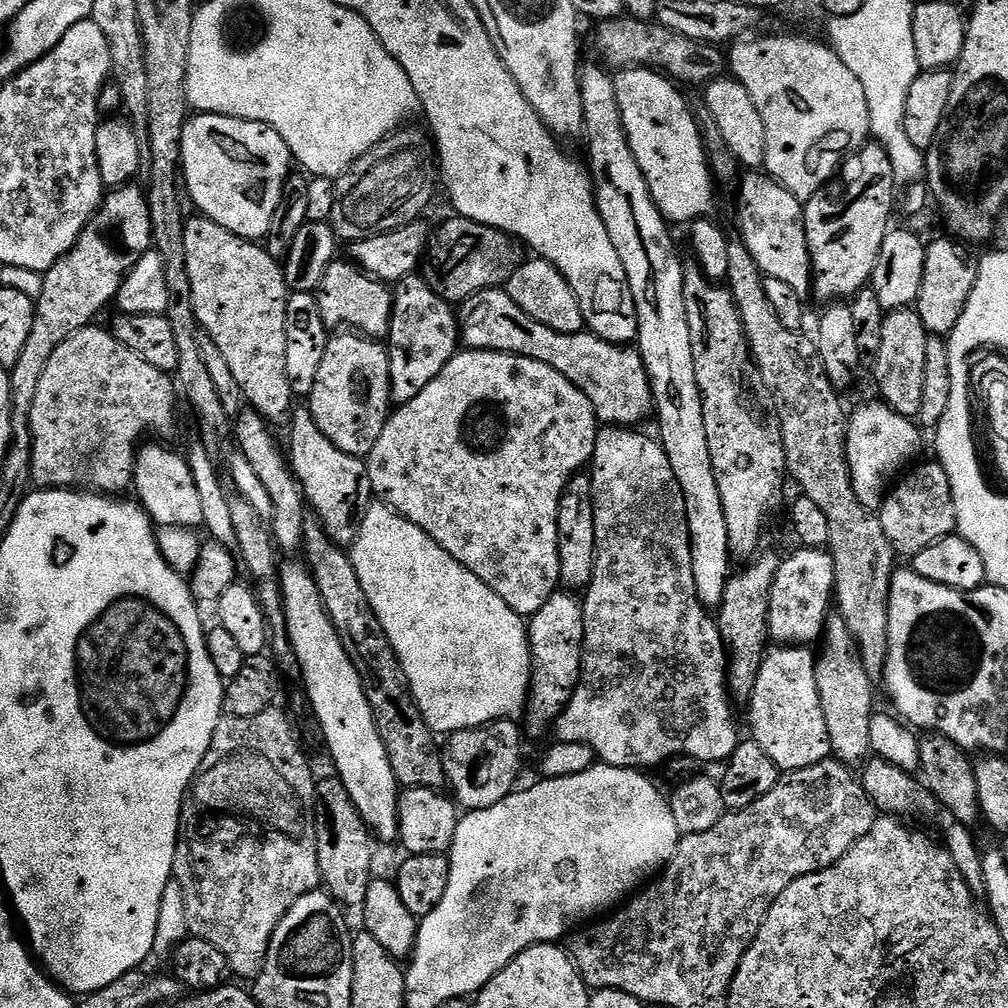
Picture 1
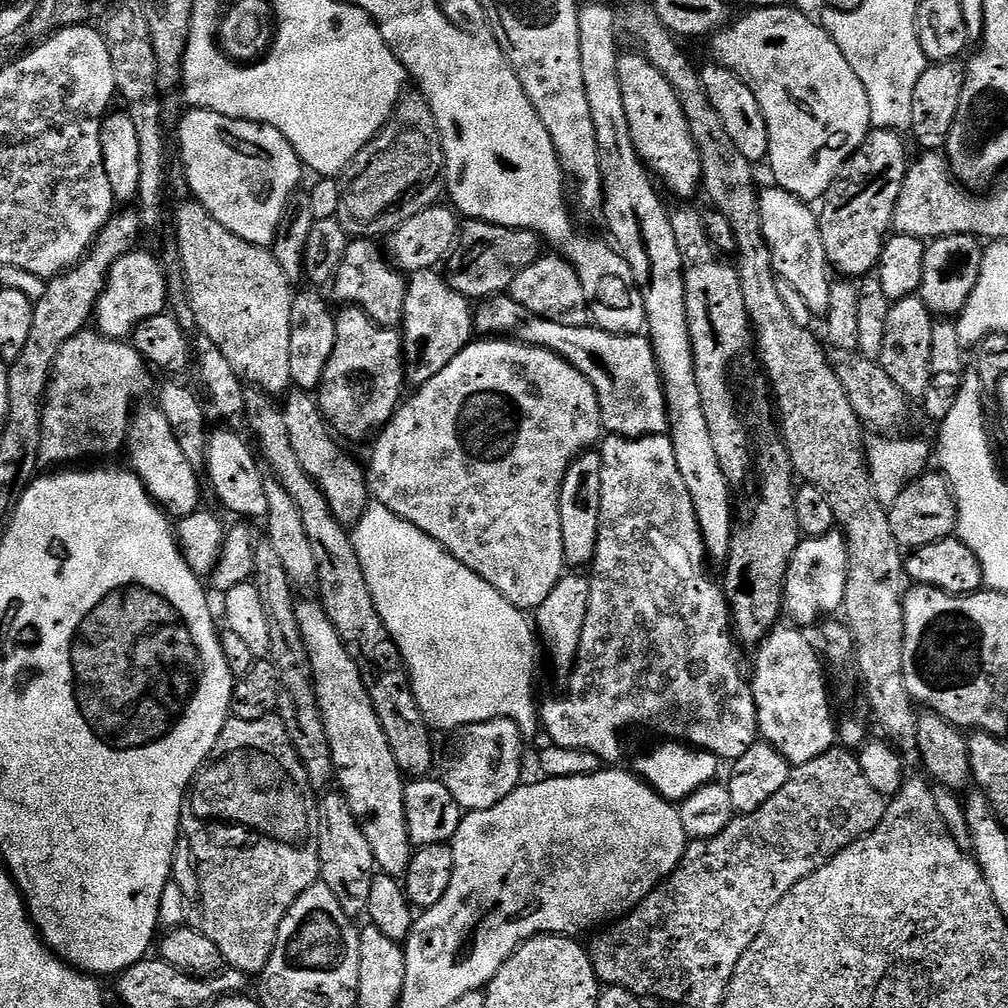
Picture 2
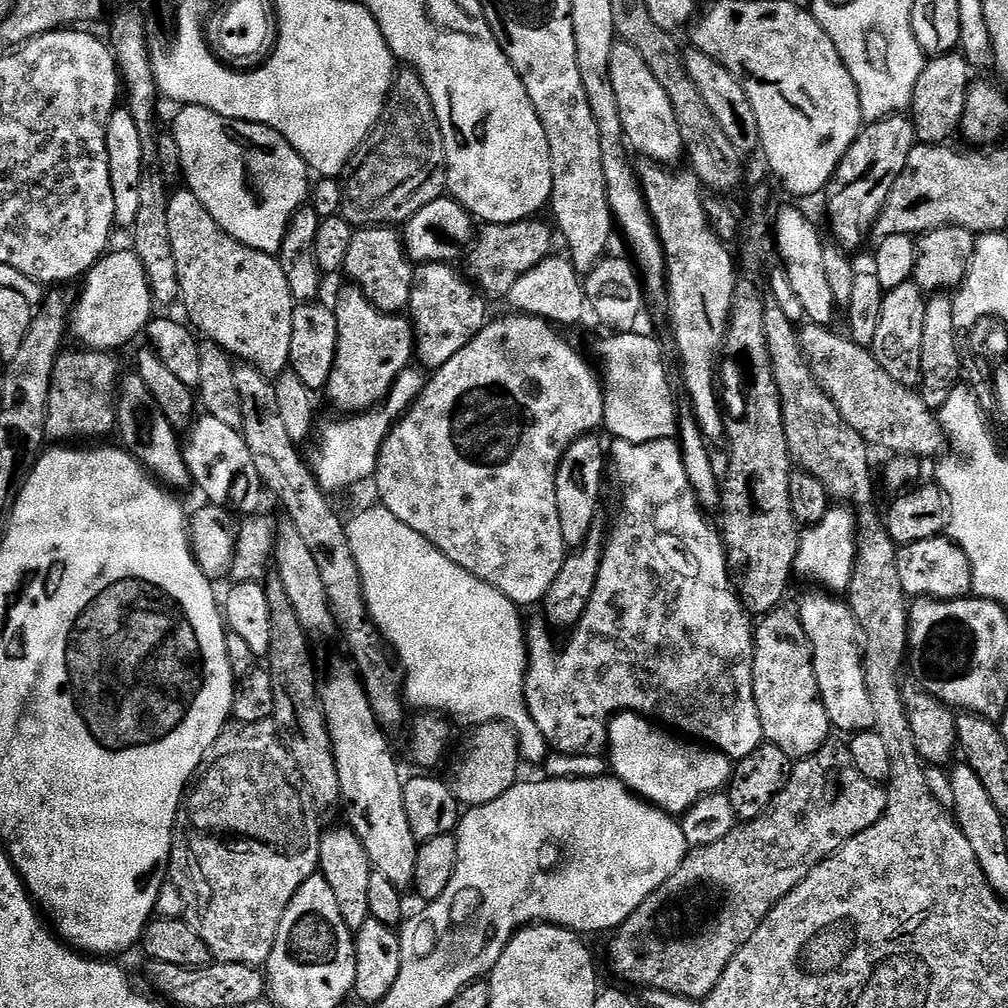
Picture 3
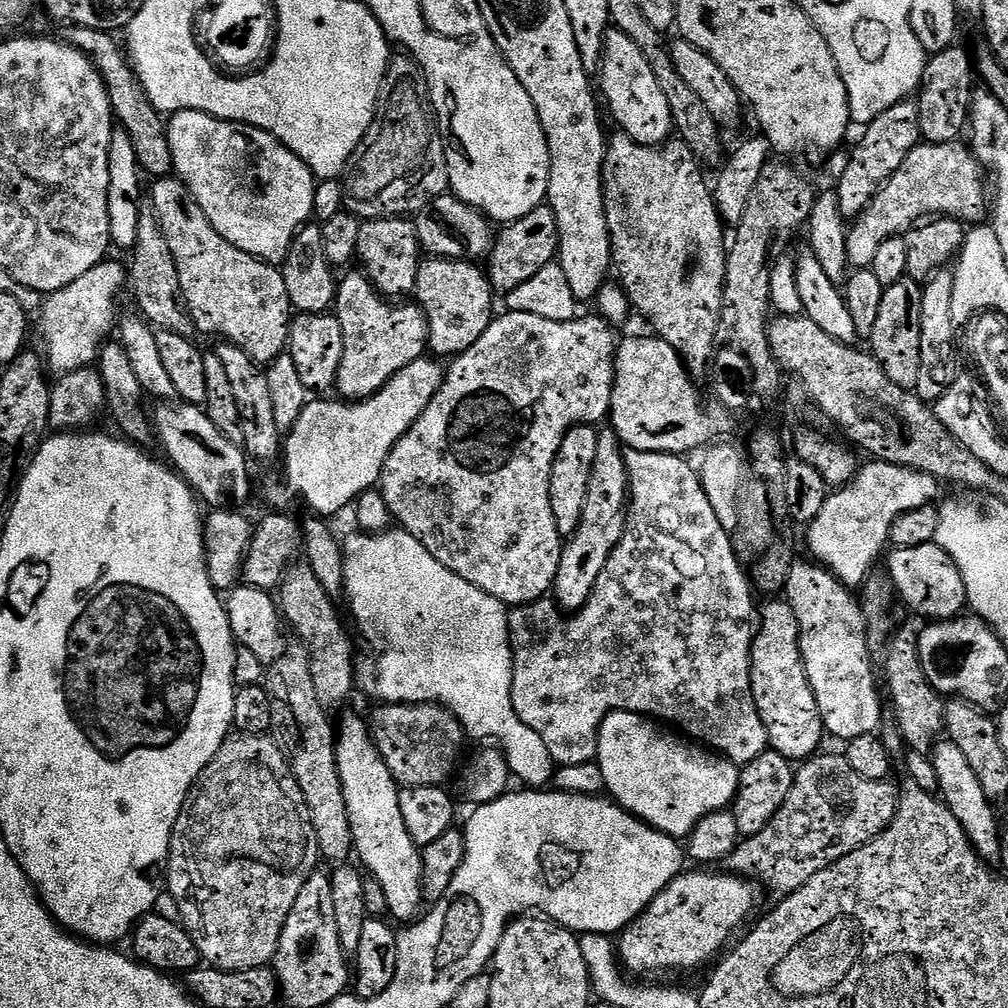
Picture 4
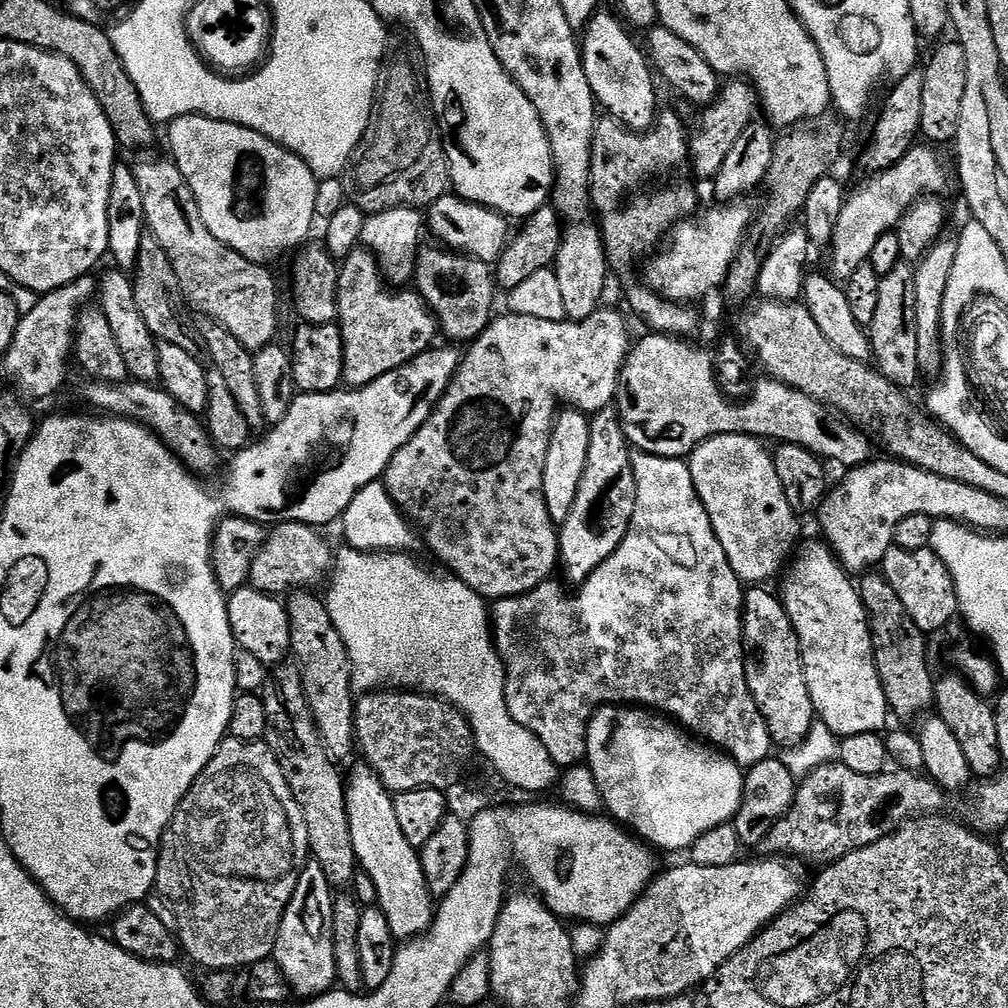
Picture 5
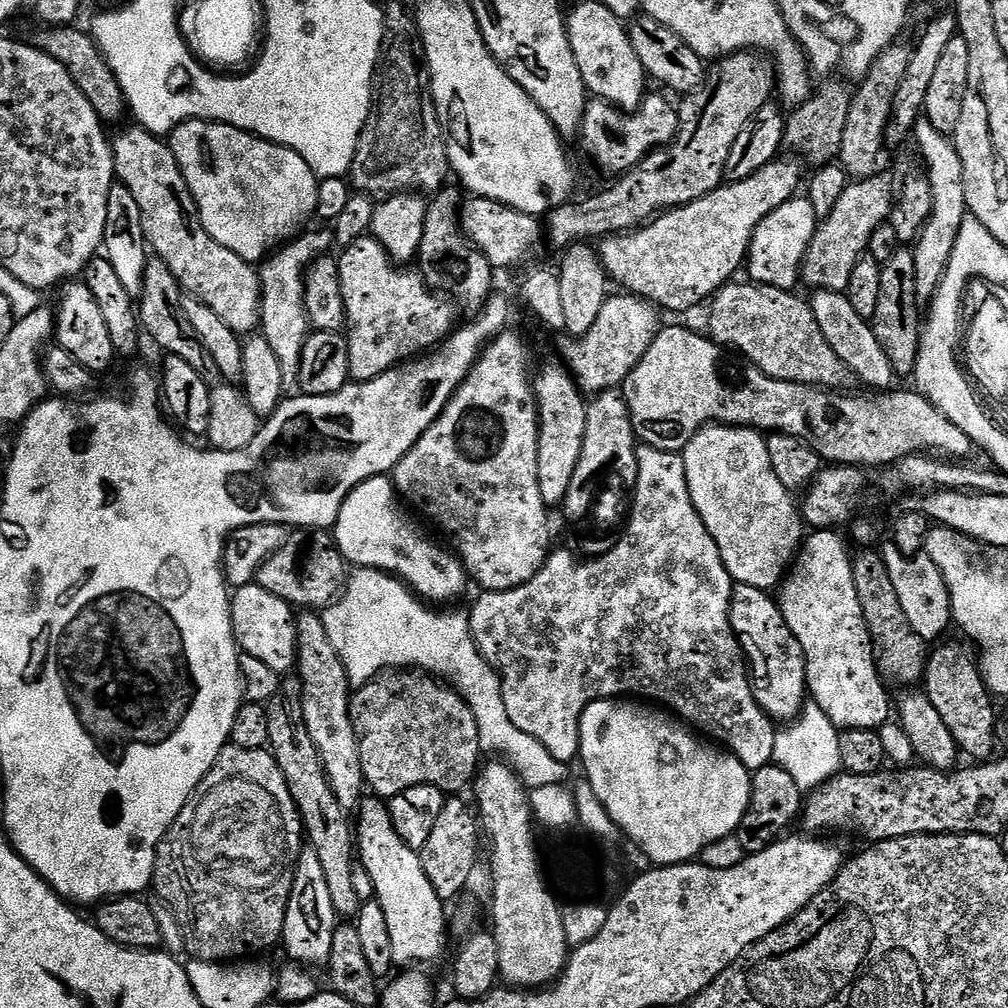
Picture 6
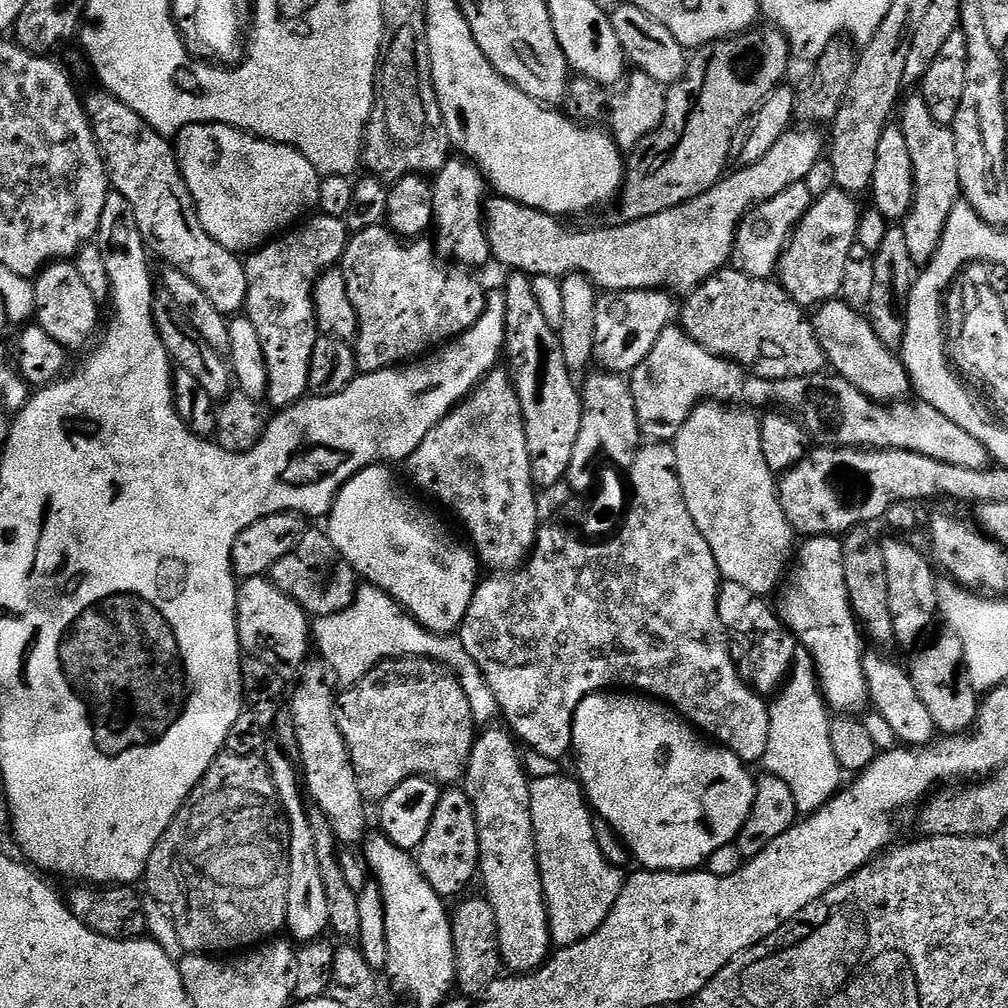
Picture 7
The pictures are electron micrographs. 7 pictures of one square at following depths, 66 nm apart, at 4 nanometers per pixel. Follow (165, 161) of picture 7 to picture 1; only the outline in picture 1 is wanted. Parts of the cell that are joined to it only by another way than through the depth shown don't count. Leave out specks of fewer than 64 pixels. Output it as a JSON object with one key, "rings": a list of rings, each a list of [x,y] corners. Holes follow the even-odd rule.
{"rings":[[[196,214],[193,220],[191,217],[184,229],[186,266],[194,294],[192,312],[196,315],[197,325],[216,343],[222,358],[226,358],[230,374],[234,374],[234,382],[238,382],[243,399],[266,421],[273,425],[287,425],[294,411],[294,397],[290,378],[286,374],[286,306],[290,291],[284,280],[281,261],[274,259],[267,247],[243,240],[203,214]]]}

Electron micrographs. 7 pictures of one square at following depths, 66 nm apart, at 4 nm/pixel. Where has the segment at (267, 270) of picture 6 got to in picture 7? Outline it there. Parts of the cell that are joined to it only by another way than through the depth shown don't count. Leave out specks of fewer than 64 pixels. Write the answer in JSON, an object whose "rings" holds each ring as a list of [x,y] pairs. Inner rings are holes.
{"rings":[[[316,214],[297,223],[291,230],[269,240],[244,260],[248,283],[248,297],[244,305],[250,322],[254,322],[254,326],[258,329],[258,338],[262,338],[262,354],[266,354],[268,371],[266,400],[269,405],[273,404],[273,409],[283,410],[309,395],[310,358],[314,354],[318,335],[312,291],[318,278],[327,268],[339,265],[343,261],[349,239],[349,230],[341,217]]]}

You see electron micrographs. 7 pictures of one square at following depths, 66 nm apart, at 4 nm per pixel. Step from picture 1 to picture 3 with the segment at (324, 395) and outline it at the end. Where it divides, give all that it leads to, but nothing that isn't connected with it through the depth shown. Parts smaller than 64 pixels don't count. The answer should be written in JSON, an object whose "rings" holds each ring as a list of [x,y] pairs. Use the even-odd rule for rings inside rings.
{"rings":[[[347,286],[336,296],[336,304],[334,303],[334,311],[336,313],[336,321],[338,322],[338,350],[334,354],[334,370],[330,370],[330,378],[328,379],[328,387],[326,395],[328,400],[336,408],[341,408],[344,414],[359,414],[366,412],[370,408],[383,405],[384,399],[388,397],[388,391],[392,388],[393,382],[398,378],[398,374],[402,374],[413,363],[414,349],[416,347],[416,337],[412,334],[412,321],[407,315],[397,314],[395,312],[383,312],[373,306],[369,300],[364,297],[362,290],[355,286]]]}

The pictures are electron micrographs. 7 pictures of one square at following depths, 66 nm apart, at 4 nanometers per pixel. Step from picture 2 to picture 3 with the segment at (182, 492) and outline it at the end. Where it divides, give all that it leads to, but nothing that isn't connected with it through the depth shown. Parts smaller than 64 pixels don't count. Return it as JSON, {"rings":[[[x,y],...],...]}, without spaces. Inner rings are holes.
{"rings":[[[135,374],[121,375],[118,380],[118,391],[114,397],[116,410],[115,431],[120,432],[119,443],[125,452],[135,456],[159,483],[169,490],[189,487],[190,479],[182,454],[182,446],[177,429],[158,410],[158,402],[154,402],[154,394],[146,390],[142,378]]]}

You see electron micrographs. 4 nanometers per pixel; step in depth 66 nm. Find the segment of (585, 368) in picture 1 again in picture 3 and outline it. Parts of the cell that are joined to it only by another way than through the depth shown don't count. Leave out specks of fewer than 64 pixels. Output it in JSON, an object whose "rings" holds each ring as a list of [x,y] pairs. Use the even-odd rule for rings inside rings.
{"rings":[[[620,330],[597,342],[596,356],[600,359],[598,372],[604,385],[603,427],[608,428],[609,437],[635,444],[673,439],[678,432],[676,396],[668,381],[668,364],[664,361],[664,352],[659,342],[652,336],[643,336],[640,330]]]}

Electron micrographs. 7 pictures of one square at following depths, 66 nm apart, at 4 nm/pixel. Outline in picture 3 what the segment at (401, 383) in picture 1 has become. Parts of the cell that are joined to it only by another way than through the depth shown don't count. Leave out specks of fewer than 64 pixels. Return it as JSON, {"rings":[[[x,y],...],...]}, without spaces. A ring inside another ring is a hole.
{"rings":[[[451,263],[421,264],[414,271],[407,311],[416,337],[414,360],[421,369],[435,370],[446,366],[489,323],[489,301],[471,280],[456,272]]]}

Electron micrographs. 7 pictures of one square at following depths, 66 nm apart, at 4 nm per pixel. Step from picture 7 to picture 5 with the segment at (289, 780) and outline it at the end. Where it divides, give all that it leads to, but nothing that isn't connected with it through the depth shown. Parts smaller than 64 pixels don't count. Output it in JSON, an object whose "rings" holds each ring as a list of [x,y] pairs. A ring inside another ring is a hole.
{"rings":[[[309,862],[298,878],[298,886],[284,911],[274,953],[276,965],[283,970],[297,997],[322,996],[337,983],[333,944],[334,900],[334,889],[326,874],[322,874],[315,862]]]}

